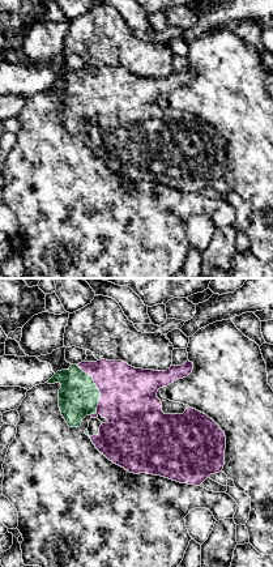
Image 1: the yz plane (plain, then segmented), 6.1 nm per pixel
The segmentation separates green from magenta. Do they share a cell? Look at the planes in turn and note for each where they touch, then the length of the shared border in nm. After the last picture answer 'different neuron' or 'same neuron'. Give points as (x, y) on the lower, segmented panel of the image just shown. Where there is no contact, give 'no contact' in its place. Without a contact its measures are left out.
meets green at (97, 388); contact 340 nm long

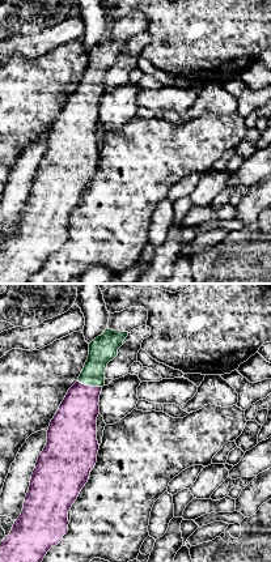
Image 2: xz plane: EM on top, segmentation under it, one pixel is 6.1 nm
meets green at (89, 384); contact 160 nm long

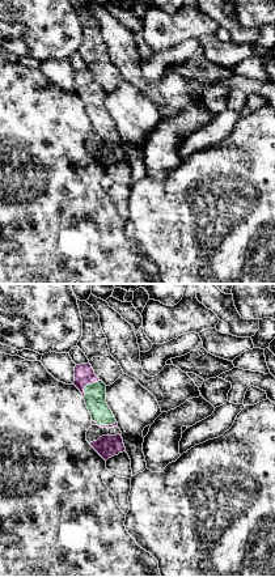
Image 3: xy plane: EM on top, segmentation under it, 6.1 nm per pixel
meets green at (87, 385); contact 150 nm long

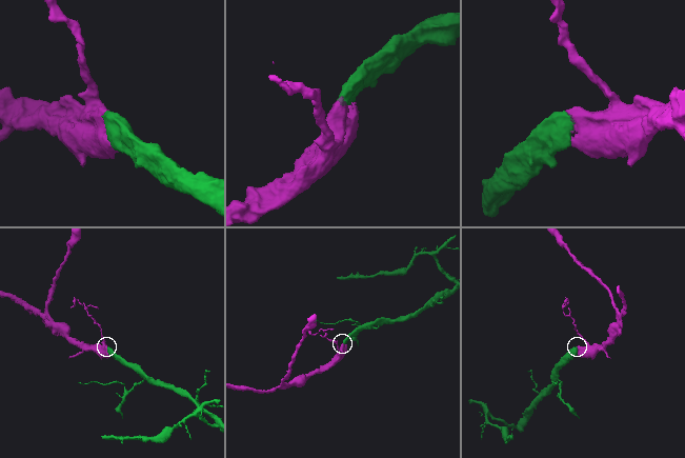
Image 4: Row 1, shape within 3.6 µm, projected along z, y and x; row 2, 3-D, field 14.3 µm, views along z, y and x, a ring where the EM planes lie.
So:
same neuron

